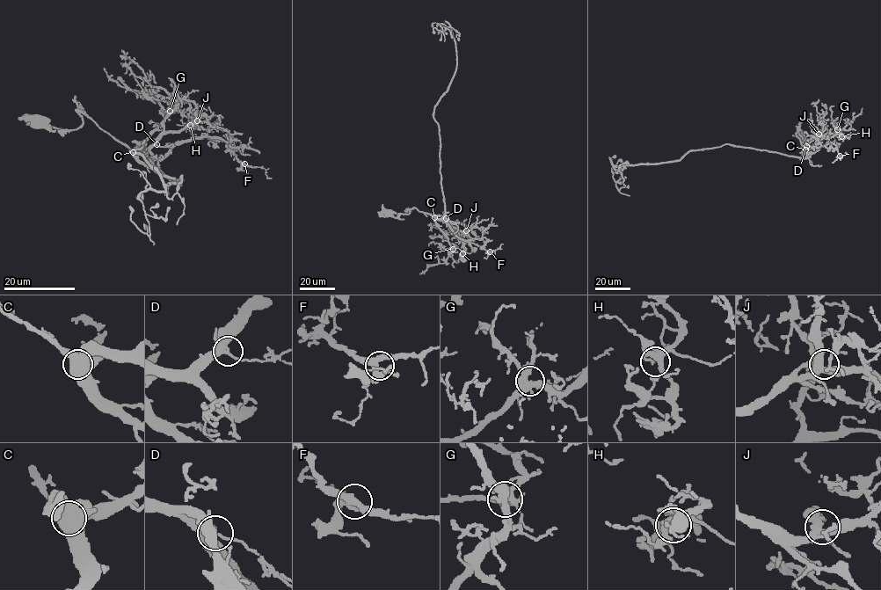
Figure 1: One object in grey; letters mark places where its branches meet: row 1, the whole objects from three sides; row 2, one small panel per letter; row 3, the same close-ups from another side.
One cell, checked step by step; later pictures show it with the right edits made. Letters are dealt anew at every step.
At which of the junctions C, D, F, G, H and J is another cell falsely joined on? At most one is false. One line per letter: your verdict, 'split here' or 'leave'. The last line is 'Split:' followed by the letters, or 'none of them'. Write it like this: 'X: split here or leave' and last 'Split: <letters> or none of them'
C: leave
D: leave
F: leave
G: leave
H: leave
J: leave
Split: none of them

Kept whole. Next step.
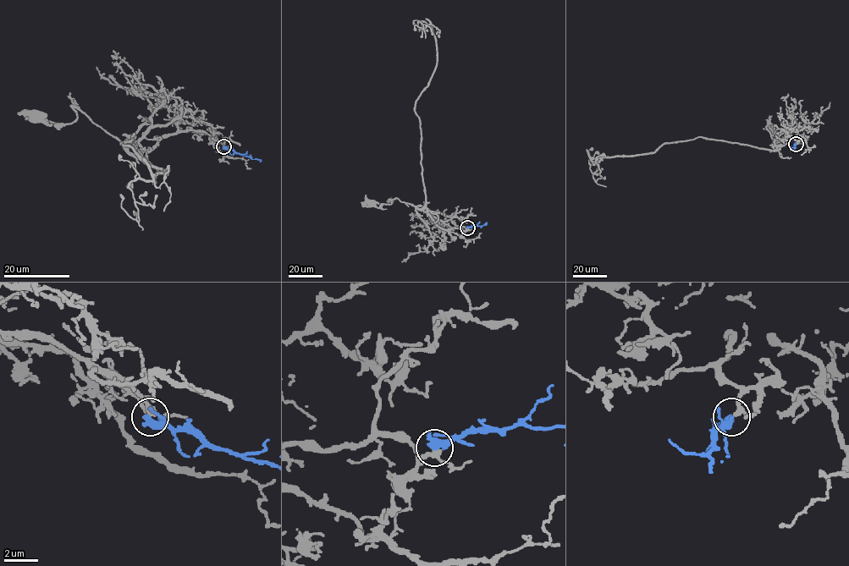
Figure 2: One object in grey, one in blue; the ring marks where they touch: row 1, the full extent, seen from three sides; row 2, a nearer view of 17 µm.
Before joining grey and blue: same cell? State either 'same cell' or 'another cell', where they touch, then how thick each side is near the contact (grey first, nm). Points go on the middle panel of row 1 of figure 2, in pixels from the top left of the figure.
same cell; place (467, 228); calibres 240 and 550 nm

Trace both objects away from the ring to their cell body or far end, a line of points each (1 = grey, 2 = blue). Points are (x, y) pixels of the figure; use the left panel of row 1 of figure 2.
1: (223, 146), (202, 130), (187, 129), (145, 151), (120, 142), (76, 107), (70, 123), (36, 117)
2: (223, 147), (260, 160)

